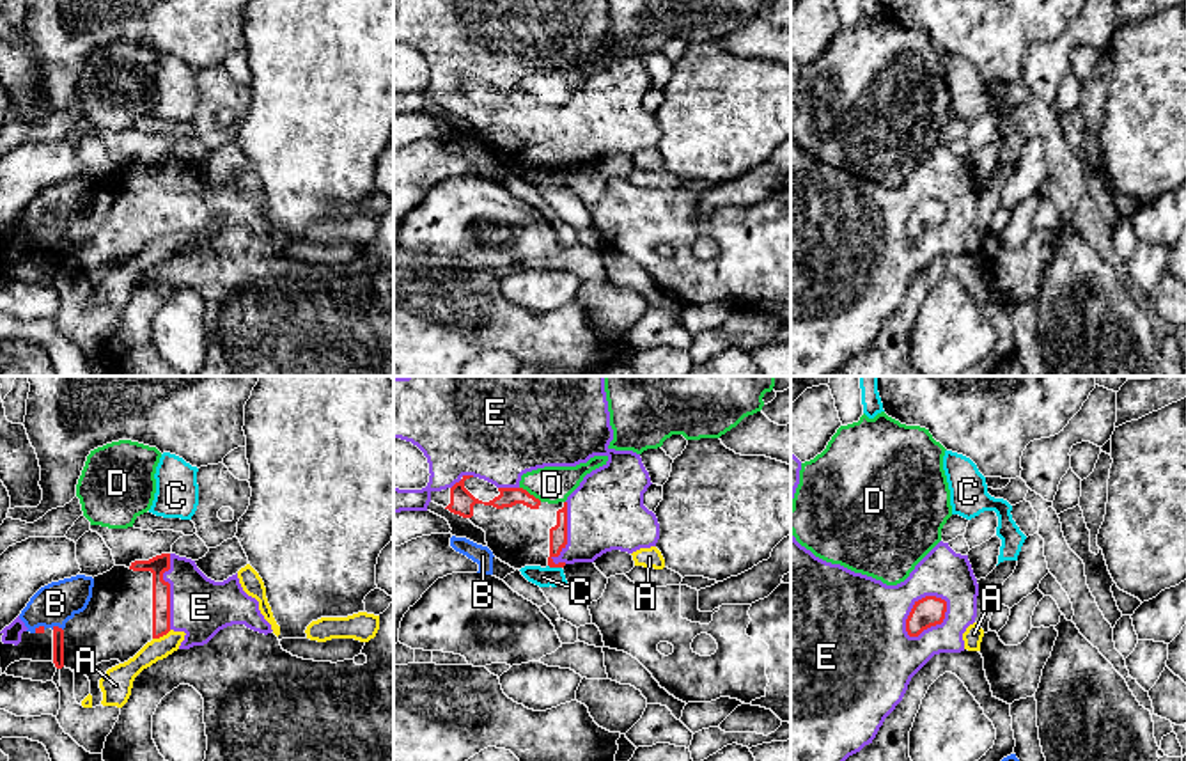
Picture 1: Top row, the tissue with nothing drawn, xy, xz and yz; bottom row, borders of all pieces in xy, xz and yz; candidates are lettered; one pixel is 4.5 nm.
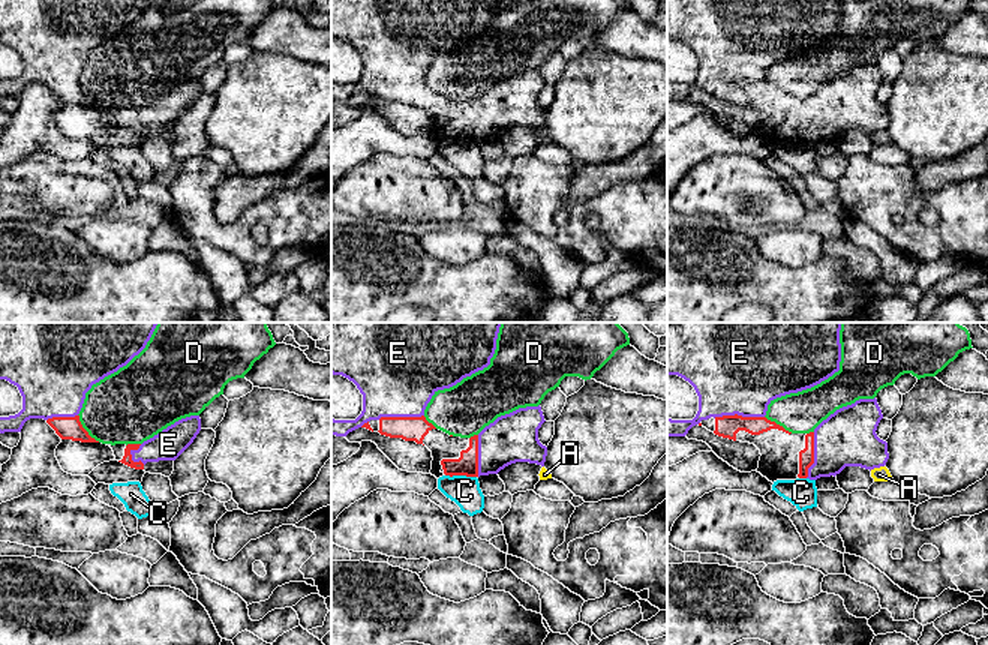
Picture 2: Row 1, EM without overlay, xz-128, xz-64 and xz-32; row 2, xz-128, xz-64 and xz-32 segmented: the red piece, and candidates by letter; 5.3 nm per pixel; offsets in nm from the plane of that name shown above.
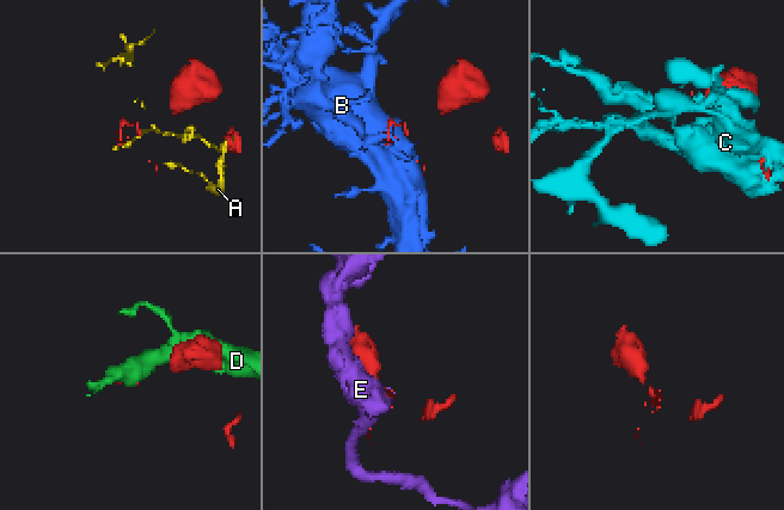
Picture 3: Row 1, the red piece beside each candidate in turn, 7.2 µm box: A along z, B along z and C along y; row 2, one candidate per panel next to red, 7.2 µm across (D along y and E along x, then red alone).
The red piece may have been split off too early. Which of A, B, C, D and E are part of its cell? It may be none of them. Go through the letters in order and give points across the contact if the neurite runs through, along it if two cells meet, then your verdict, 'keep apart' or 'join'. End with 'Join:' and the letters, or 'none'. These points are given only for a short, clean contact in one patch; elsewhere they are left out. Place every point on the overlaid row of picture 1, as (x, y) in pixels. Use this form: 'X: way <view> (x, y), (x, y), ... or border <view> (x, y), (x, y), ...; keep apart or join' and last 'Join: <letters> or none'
A: keep apart
B: keep apart
C: keep apart
D: keep apart
E: keep apart
Join: none

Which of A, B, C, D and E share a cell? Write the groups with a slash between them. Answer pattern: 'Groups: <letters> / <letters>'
Groups: A / B / C / D / E

